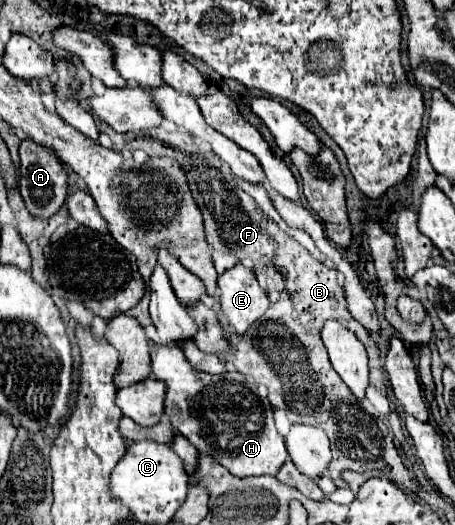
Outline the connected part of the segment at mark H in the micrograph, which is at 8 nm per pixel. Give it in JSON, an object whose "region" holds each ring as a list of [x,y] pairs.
{"region":[[[155,344],[151,348],[151,376],[155,380],[163,380],[167,386],[165,396],[165,414],[169,416],[173,428],[185,436],[199,454],[207,454],[215,458],[221,466],[225,466],[233,476],[263,476],[263,474],[277,474],[277,470],[287,460],[287,448],[283,436],[277,432],[273,422],[273,412],[261,412],[257,402],[251,404],[249,392],[233,392],[233,376],[231,372],[225,374],[207,374],[193,370],[187,362],[183,350],[177,346]]]}

